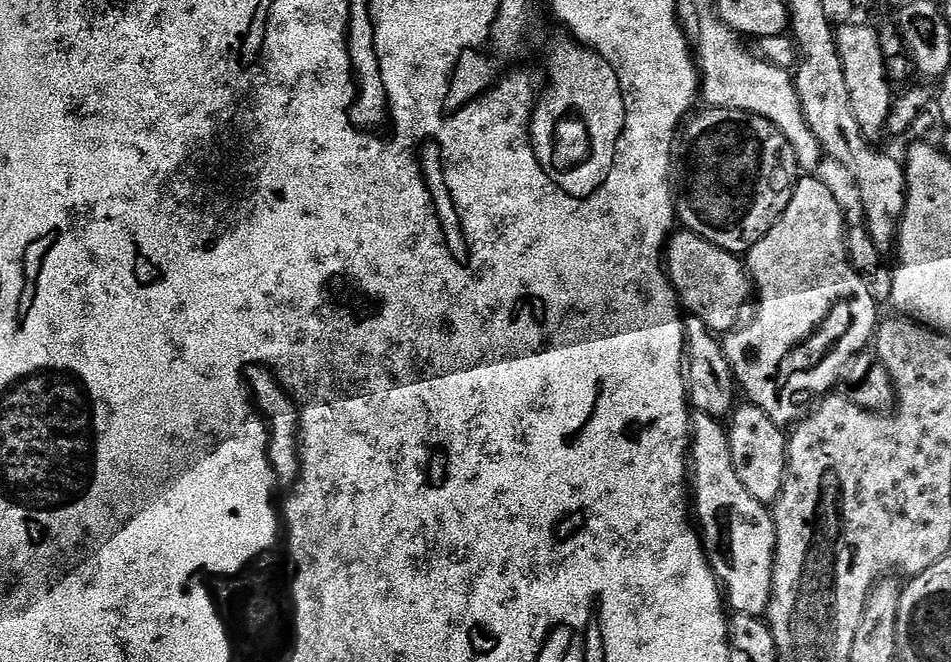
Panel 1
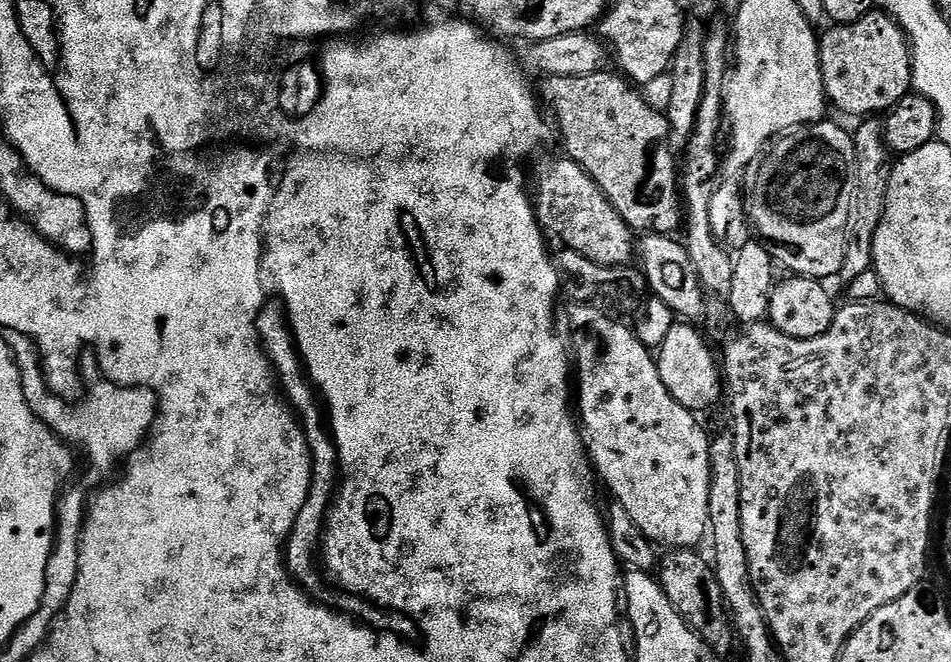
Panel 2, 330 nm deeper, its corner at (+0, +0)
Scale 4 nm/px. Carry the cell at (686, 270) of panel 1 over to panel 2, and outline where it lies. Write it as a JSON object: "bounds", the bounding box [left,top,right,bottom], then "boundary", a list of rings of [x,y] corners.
{"bounds":[534,158,638,268],"boundary":[[[561,158],[541,166],[540,181],[536,188],[534,184],[534,207],[541,229],[549,237],[557,236],[567,251],[582,254],[603,268],[619,268],[633,263],[638,240],[632,227],[620,217],[618,210],[610,206],[599,186],[578,166],[578,162]]]}

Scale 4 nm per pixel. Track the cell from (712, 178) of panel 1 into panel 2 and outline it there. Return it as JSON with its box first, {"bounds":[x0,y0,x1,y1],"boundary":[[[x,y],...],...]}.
{"bounds":[538,71,682,236],"boundary":[[[608,71],[570,78],[549,76],[538,88],[539,99],[549,113],[552,111],[556,115],[564,148],[568,151],[565,152],[567,159],[578,162],[578,166],[590,174],[610,206],[618,210],[620,217],[632,227],[633,233],[672,236],[682,228],[682,188],[678,183],[678,164],[676,168],[676,160],[672,157],[674,148],[669,143],[667,115],[651,108],[644,100],[643,91],[629,83],[623,75]]]}

